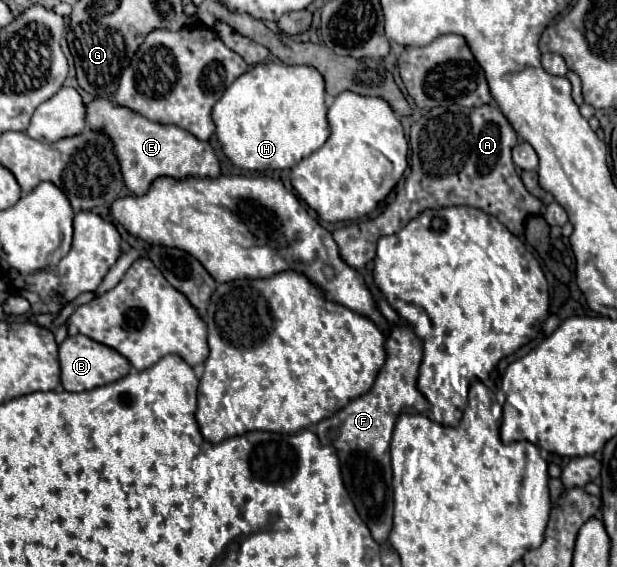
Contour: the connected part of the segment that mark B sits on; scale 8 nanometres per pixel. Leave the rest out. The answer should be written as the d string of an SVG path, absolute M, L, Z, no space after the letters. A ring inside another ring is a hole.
M69 336L61 346L59 346L59 360L61 360L61 384L69 392L81 392L81 390L91 390L97 386L105 386L109 382L115 382L123 376L129 374L131 364L125 356L121 356L117 350L99 344L91 340L89 336Z

